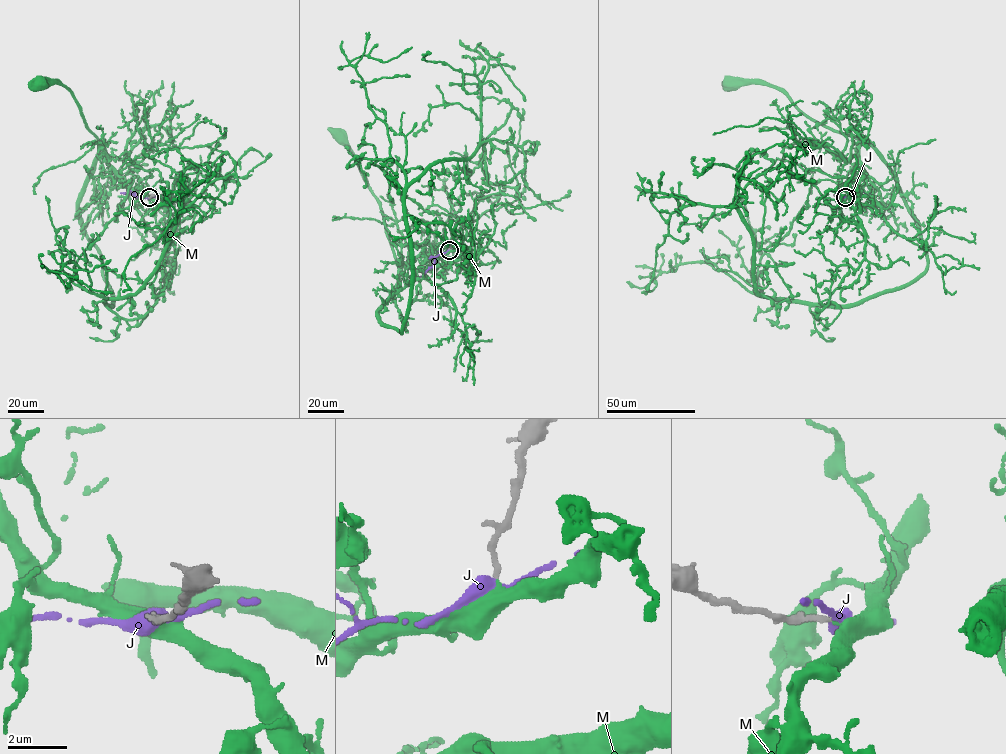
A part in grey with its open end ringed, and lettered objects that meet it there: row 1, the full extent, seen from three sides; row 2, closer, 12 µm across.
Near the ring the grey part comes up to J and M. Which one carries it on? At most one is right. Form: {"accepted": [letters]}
{"accepted": ["M"]}

